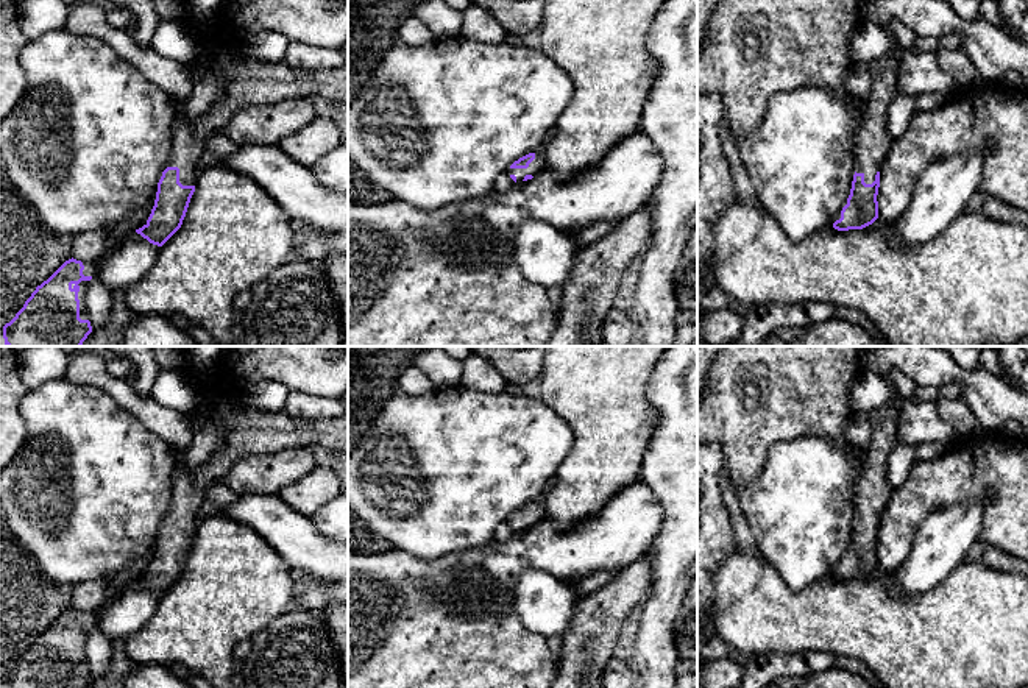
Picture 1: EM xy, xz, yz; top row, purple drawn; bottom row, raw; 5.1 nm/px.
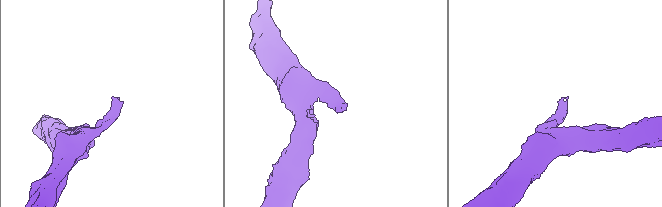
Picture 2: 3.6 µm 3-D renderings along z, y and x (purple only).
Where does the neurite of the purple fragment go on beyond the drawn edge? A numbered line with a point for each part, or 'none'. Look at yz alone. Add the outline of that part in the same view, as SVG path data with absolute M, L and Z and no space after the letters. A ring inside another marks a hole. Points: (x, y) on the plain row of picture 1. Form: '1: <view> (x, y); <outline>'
1: yz (871, 493); M900 398L872 413L872 437L853 488L855 521L864 524L866 534L875 530L894 491L888 481L888 462L899 443L899 412Z

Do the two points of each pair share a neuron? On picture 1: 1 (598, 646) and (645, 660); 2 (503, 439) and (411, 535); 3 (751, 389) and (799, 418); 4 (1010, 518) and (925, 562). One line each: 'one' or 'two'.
1: two
2: one
3: one
4: two

